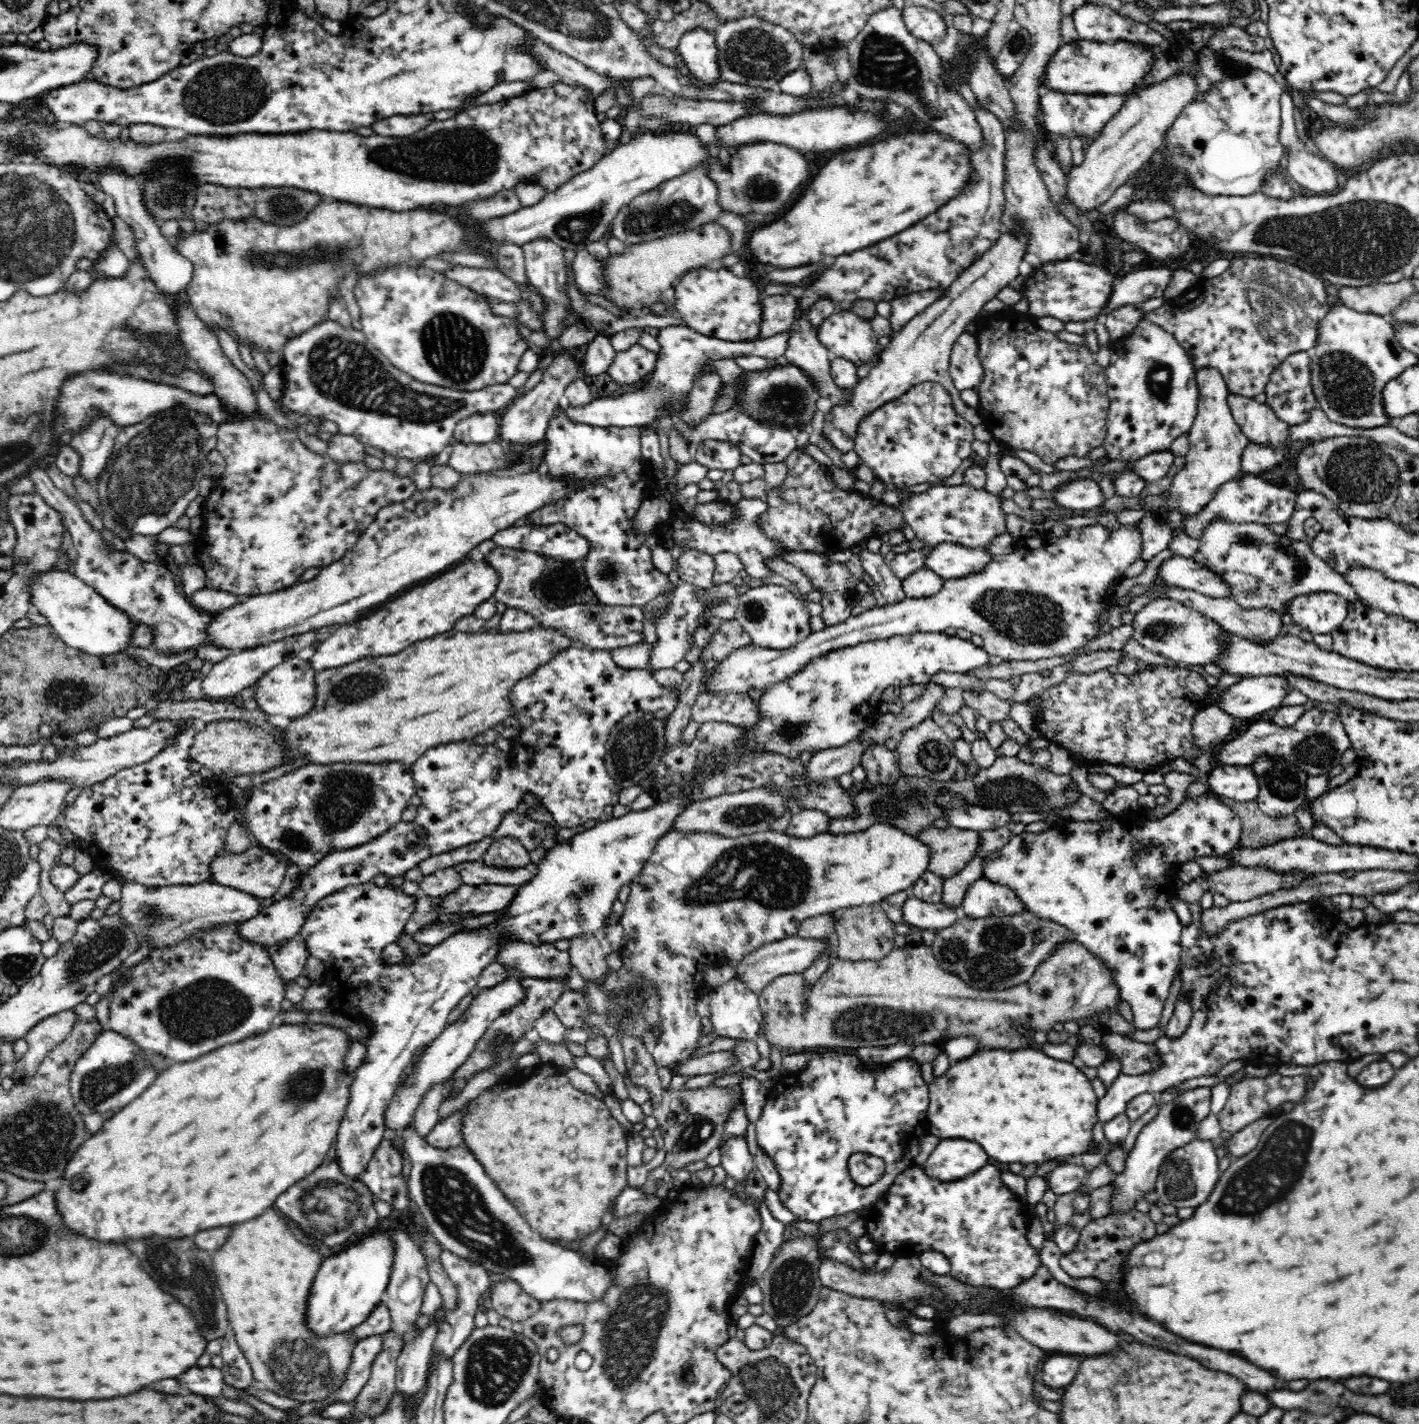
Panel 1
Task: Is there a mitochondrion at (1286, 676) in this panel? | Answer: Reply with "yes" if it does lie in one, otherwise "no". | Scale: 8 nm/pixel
no

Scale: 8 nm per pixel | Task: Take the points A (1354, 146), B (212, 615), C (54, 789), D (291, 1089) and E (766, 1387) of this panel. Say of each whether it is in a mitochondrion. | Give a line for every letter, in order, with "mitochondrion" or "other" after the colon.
A: other
B: other
C: other
D: mitochondrion
E: mitochondrion

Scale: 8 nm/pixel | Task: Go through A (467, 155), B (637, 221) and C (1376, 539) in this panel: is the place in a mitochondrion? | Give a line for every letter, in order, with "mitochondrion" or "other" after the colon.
A: mitochondrion
B: mitochondrion
C: other

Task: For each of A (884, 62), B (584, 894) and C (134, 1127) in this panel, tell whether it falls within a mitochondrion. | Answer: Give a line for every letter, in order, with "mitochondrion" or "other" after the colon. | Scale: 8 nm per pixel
A: mitochondrion
B: mitochondrion
C: other

